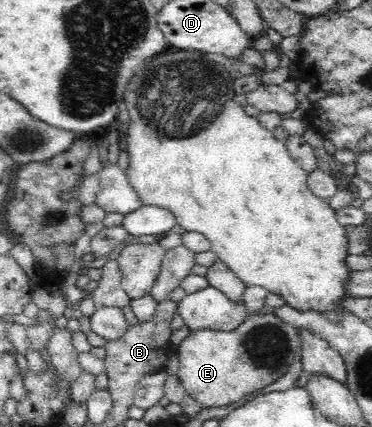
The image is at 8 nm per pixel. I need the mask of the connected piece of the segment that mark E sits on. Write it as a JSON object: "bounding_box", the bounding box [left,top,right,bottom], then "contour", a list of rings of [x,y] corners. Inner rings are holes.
{"bounding_box":[174,312,300,408],"contour":[[[251,312],[250,316],[239,327],[231,332],[221,329],[193,329],[177,346],[174,352],[178,356],[178,380],[184,386],[187,394],[194,398],[202,408],[221,408],[245,398],[247,394],[257,394],[265,386],[279,380],[295,364],[293,352],[299,350],[300,334],[298,329],[290,324],[285,324],[273,313],[259,314]]]}

